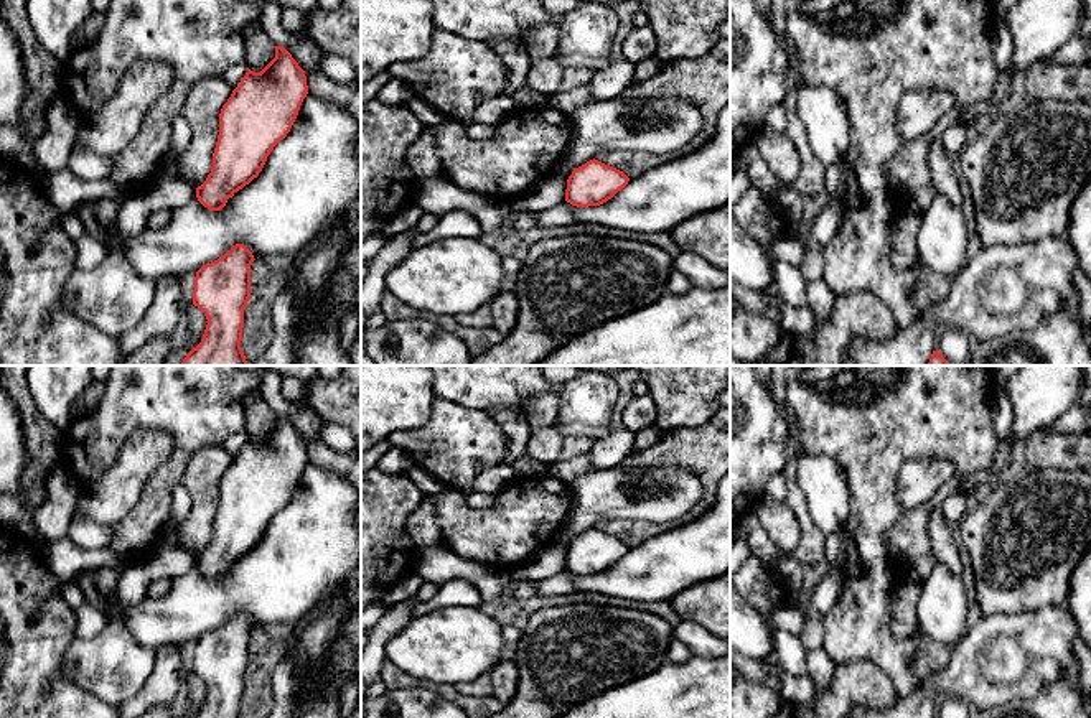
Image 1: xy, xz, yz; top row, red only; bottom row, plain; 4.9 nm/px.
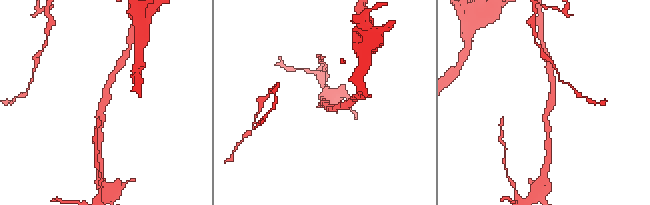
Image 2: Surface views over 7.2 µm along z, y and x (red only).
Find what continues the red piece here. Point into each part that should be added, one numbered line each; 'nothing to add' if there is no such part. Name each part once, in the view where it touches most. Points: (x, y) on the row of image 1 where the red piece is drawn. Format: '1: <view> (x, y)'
nothing to add

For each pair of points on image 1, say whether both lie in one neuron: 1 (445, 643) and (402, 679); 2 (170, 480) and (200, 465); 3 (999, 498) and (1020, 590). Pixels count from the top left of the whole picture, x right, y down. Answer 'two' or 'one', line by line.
1: two
2: two
3: one

